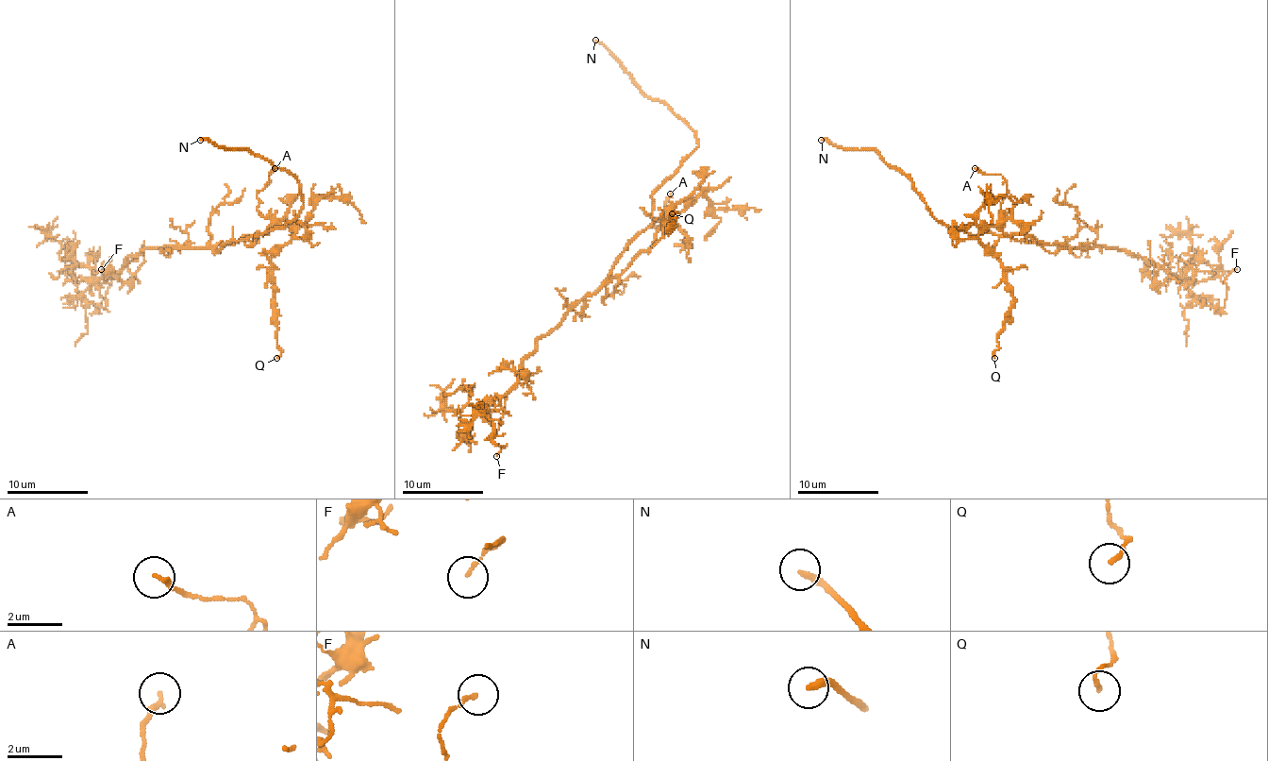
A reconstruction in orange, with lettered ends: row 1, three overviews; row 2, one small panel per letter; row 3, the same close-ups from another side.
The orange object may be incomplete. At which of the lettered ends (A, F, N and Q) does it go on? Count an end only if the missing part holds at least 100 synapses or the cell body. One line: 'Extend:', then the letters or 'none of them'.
Extend: N

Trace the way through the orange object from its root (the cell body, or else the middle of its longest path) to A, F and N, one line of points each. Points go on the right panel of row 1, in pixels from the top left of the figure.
A: (1037, 243), (1051, 253), (1059, 249), (1033, 235), (1007, 235), (1001, 214), (1007, 182), (975, 168)
F: (1037, 243), (1051, 253), (1069, 246), (1129, 251), (1158, 263), (1202, 305), (1225, 305), (1225, 279), (1237, 269)
N: (1037, 243), (950, 228), (930, 212), (914, 182), (874, 150), (843, 150), (821, 140)

